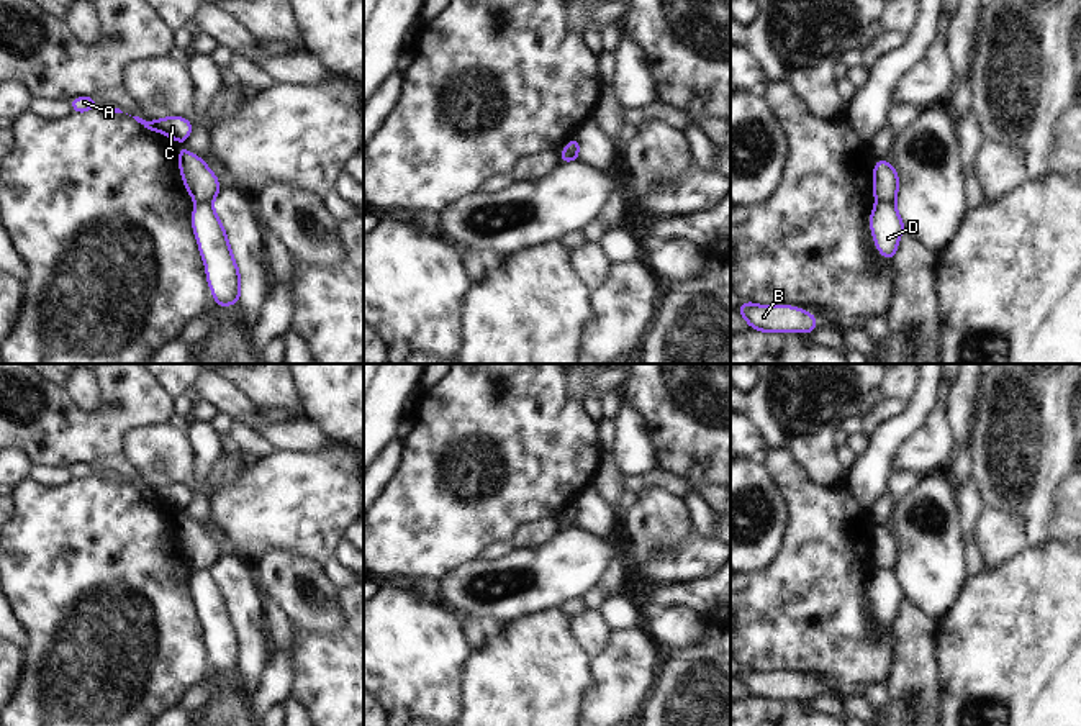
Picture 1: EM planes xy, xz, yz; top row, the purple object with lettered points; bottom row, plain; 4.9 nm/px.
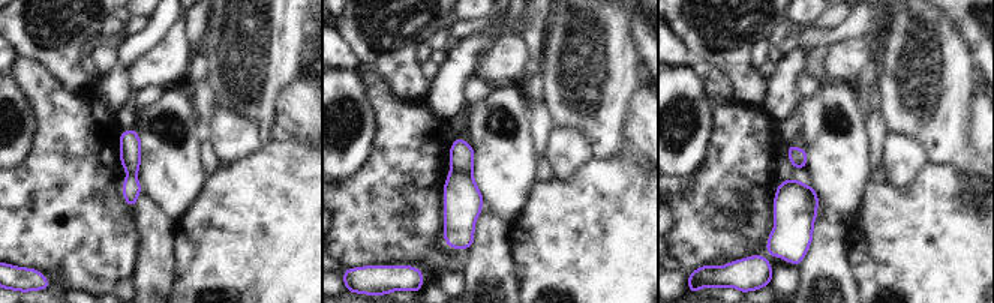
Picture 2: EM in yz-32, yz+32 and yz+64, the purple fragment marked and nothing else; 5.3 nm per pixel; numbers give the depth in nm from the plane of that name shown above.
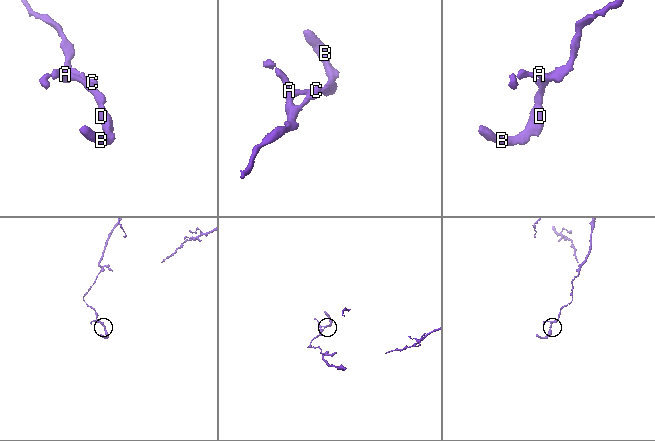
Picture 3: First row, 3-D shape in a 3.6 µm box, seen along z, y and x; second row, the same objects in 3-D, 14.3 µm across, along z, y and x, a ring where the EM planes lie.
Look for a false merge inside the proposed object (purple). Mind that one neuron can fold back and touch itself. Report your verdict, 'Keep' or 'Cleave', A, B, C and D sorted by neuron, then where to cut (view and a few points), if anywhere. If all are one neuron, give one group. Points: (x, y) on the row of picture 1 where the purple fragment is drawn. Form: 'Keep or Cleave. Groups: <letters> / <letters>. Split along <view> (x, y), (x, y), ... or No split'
Cleave. Groups: A C / B D. Split along yz (877, 200), (895, 205).

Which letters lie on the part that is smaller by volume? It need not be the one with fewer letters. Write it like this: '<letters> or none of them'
B, D.

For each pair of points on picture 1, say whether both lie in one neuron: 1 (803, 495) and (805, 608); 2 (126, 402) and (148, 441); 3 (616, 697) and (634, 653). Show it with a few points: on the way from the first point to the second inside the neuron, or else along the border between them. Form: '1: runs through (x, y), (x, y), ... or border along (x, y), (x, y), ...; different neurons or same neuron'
1: runs through (805, 523), (805, 580); same neuron
2: border along (169, 421), (135, 426), (125, 436), (123, 453); different neurons
3: runs through (621, 685), (629, 664); same neuron

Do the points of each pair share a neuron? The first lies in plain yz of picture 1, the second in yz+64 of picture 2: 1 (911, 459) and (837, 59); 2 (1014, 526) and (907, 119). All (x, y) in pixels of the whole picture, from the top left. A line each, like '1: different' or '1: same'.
1: same
2: different

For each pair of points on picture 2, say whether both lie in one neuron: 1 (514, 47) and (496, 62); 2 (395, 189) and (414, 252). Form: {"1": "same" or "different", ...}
{"1": "same", "2": "same"}

